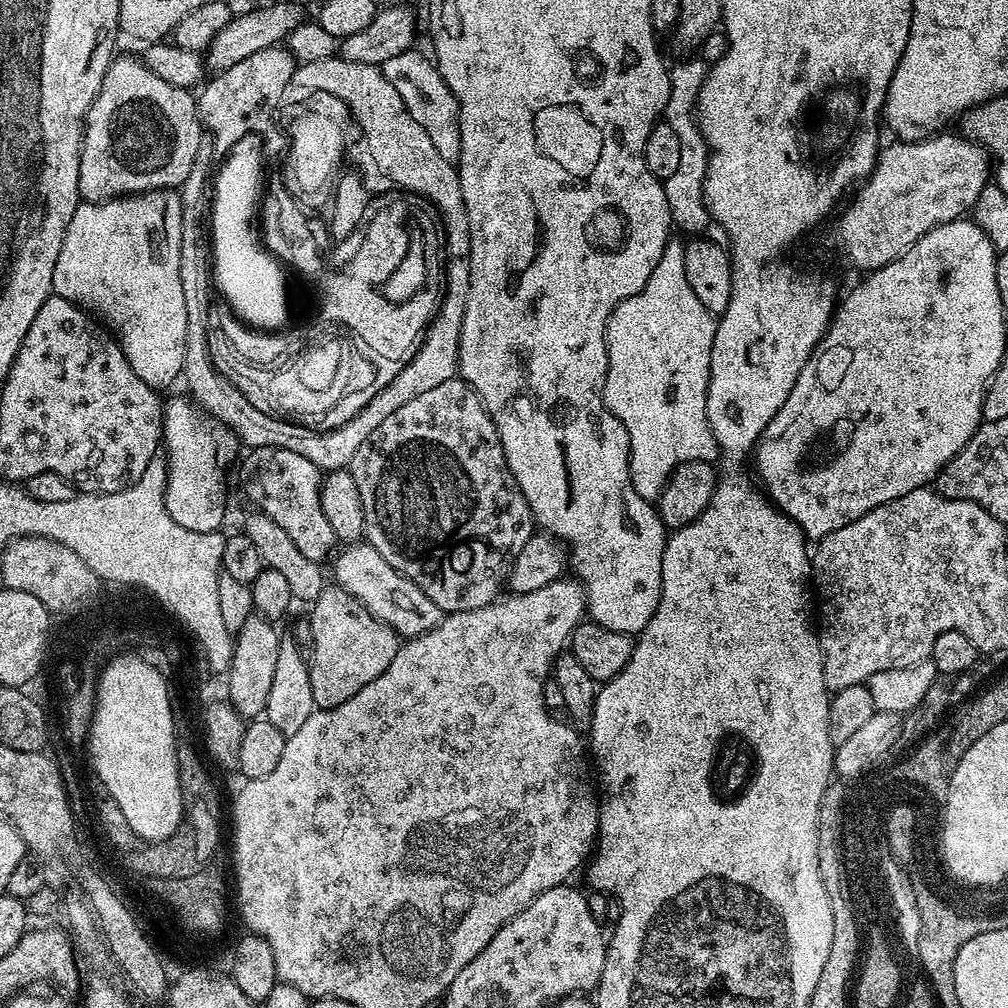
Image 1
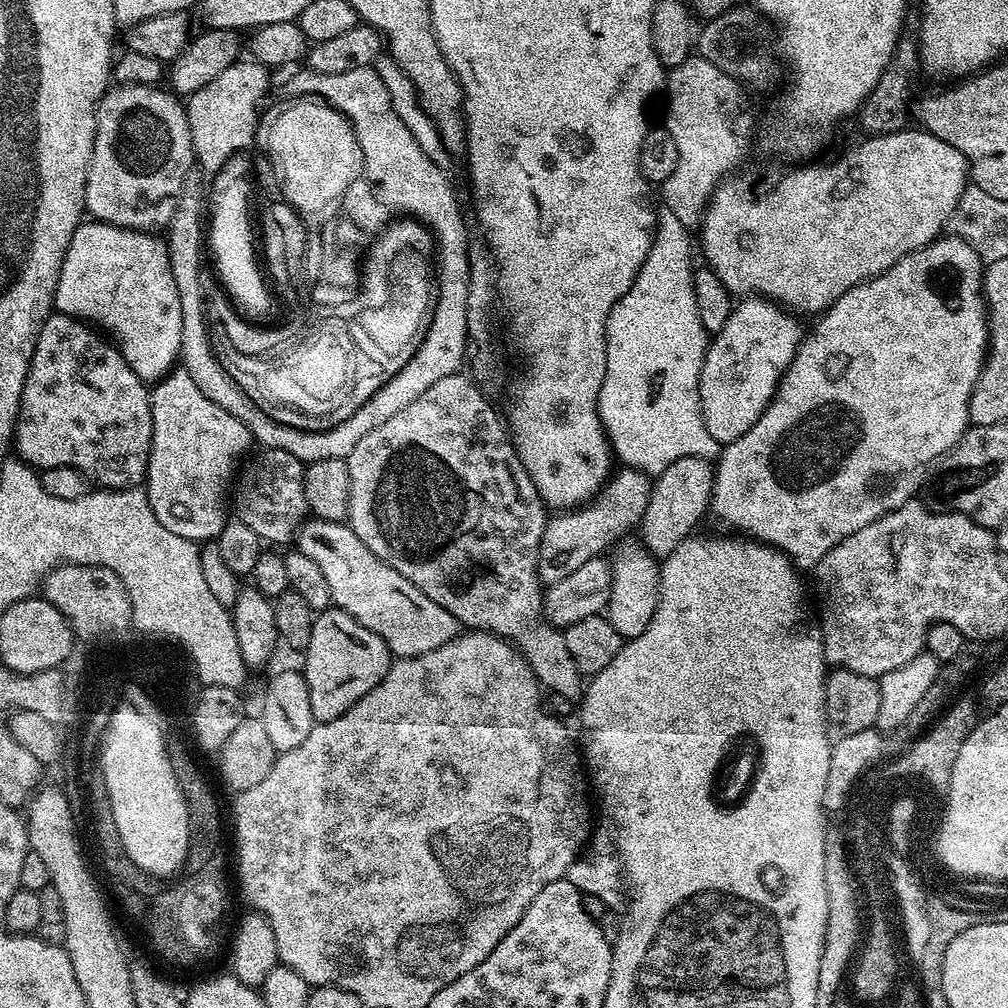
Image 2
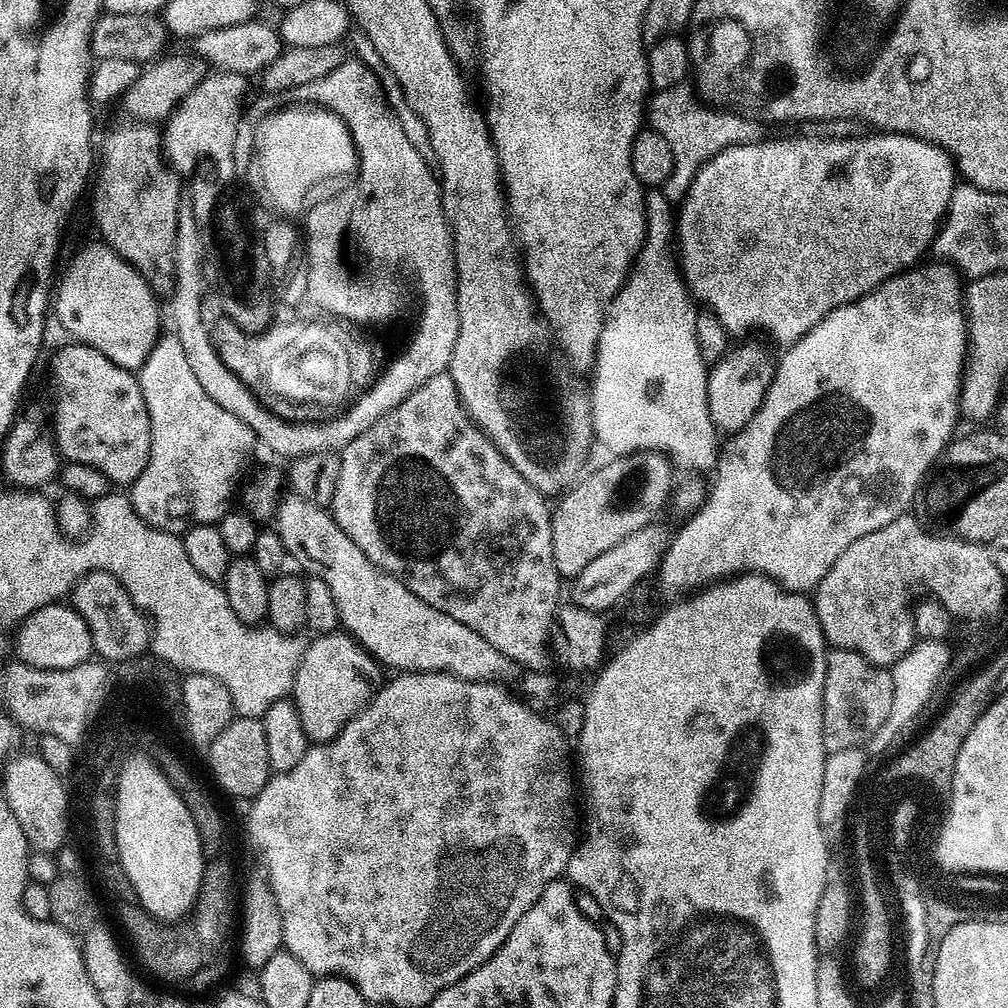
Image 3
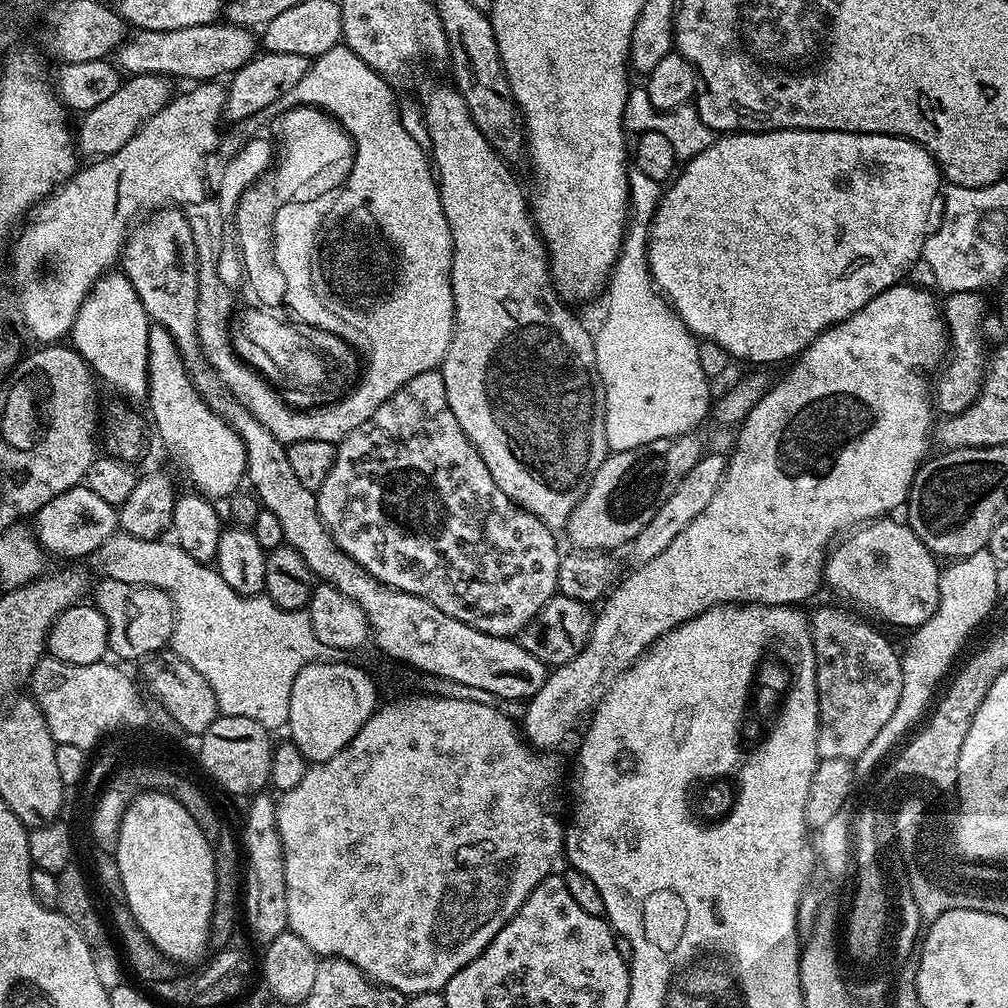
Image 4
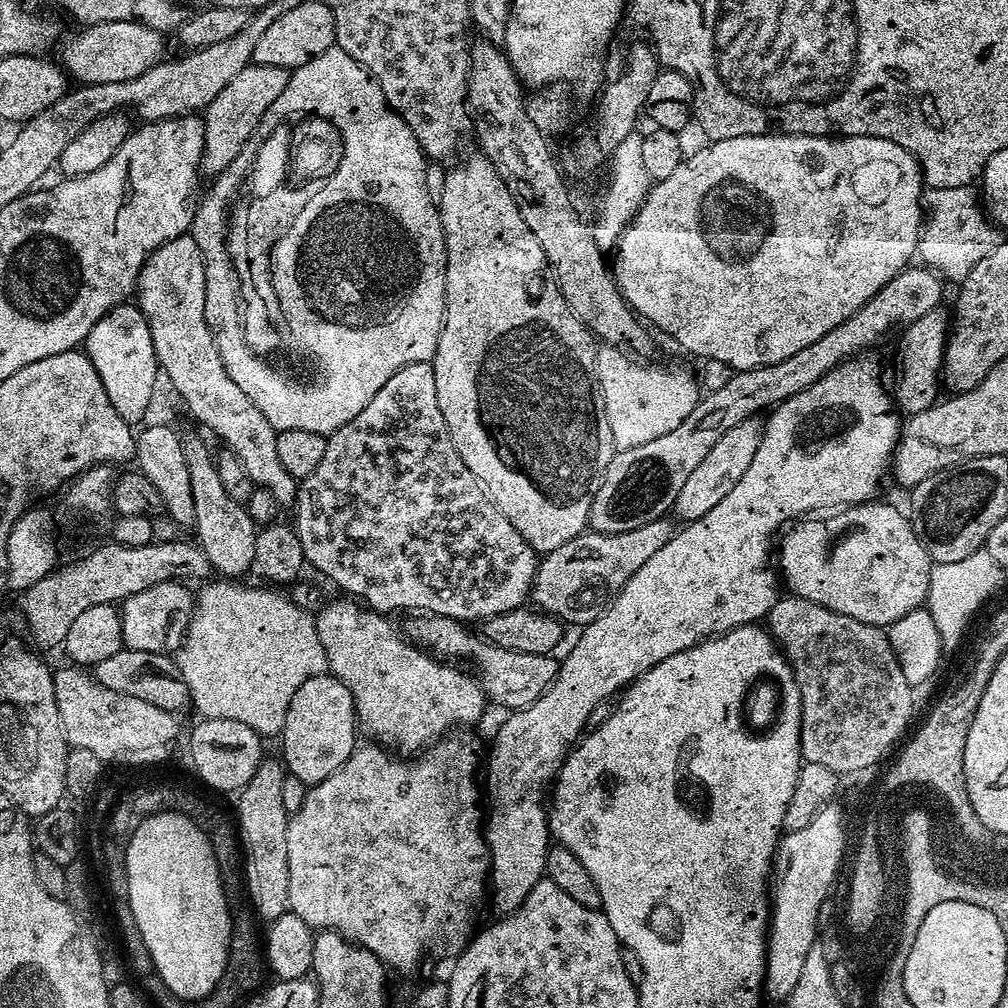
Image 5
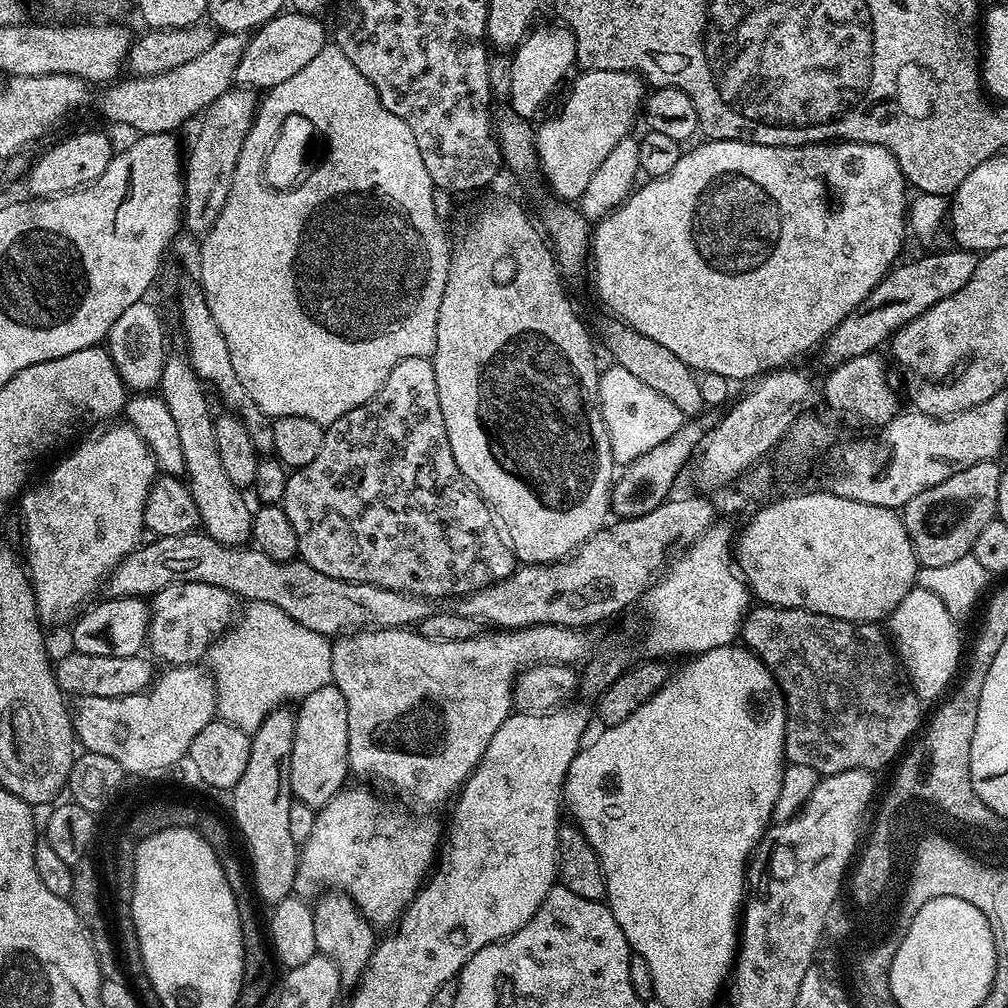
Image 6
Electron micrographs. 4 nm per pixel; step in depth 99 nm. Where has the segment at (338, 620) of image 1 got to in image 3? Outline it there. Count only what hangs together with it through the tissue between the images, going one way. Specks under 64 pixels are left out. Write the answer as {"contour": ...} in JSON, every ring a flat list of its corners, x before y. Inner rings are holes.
{"contour":[[343,630,326,632,315,639,302,654,294,674,290,699,302,718,302,730,308,735,309,741,325,744,333,740,342,726,346,726,350,718,354,718,372,701,382,684,382,668,359,640]]}

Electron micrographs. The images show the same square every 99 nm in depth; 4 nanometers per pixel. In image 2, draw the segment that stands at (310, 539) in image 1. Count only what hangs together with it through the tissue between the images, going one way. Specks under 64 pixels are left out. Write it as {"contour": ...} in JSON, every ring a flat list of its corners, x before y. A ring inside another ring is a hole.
{"contour":[[264,448,260,452,245,463,241,471,243,474,240,480,237,479,232,496,232,510,235,517,246,523,254,534,258,534,261,541,280,546,276,544,289,543,295,537,309,513,305,498,305,465,289,451]]}

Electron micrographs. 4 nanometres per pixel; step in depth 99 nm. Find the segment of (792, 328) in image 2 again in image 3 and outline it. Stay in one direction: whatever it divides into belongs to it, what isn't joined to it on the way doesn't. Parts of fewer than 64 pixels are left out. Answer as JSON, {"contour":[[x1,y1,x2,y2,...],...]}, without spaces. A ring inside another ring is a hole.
{"contour":[[733,347,719,362,711,365,708,374,708,405,710,418,721,433,731,434,742,430,746,422,754,418,762,406,762,398,766,398,766,390,774,373,774,356,764,348]]}

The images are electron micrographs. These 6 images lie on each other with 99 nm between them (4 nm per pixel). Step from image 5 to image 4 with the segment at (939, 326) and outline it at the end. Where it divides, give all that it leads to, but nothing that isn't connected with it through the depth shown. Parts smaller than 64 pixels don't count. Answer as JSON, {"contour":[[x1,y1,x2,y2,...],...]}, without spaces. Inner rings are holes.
{"contour":[[949,292,942,300,942,315,948,337,948,346,946,349,946,363,934,380,934,404,939,411,940,408,944,411,943,415,945,417,957,416,962,410,969,408,980,396,980,389,984,387,984,373,986,371,984,315,988,312,988,304,982,297,983,295,980,292]]}

